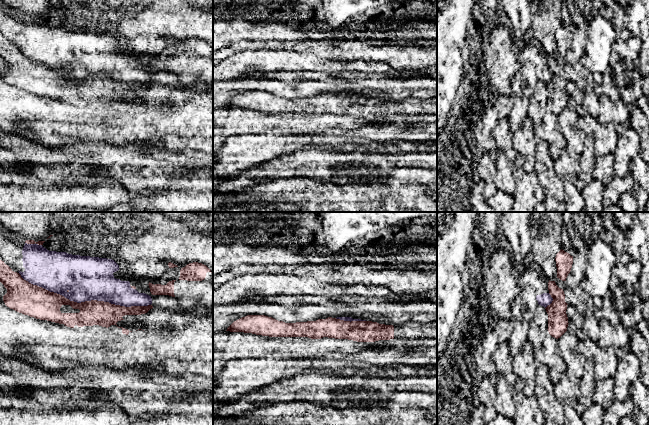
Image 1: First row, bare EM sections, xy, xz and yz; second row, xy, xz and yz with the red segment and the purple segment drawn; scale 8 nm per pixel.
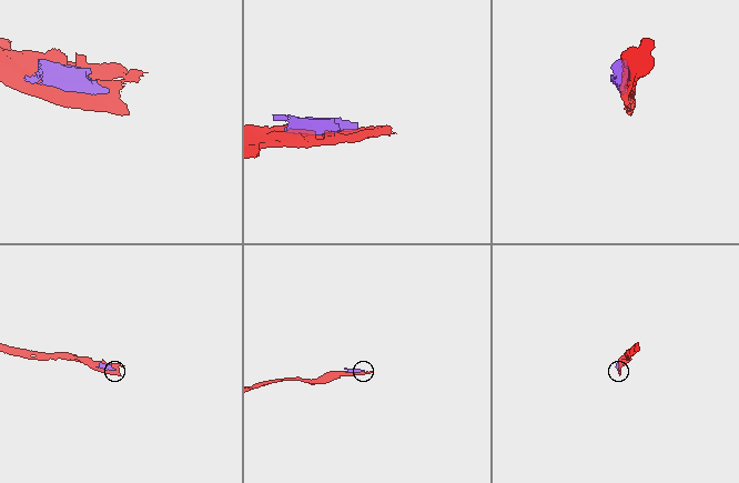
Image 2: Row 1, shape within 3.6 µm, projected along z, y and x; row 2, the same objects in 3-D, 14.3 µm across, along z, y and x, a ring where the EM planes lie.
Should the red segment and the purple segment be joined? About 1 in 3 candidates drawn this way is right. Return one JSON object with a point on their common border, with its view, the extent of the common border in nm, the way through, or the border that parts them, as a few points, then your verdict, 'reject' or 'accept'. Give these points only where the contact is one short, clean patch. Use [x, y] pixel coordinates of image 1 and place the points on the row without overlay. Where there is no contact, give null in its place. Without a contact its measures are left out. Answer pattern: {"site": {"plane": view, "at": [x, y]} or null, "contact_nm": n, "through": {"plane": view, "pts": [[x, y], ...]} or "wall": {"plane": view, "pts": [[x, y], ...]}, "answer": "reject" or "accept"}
{"site": {"plane": "xy", "at": [84, 78]}, "contact_nm": 1100, "answer": "reject"}

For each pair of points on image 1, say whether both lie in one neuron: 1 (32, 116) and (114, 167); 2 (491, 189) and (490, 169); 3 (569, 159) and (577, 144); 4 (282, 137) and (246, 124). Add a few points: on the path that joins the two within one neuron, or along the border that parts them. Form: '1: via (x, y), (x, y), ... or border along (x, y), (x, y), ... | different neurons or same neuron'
1: border along (118, 145), (94, 143), (91, 146) | different neurons
2: via (489, 184), (489, 174) | same neuron
3: border along (568, 147), (578, 155) | different neurons
4: border along (261, 132), (238, 135) | different neurons

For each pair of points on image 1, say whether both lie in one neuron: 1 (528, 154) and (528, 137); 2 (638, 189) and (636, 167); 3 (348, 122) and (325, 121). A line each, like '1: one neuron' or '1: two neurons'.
1: one neuron
2: one neuron
3: one neuron

